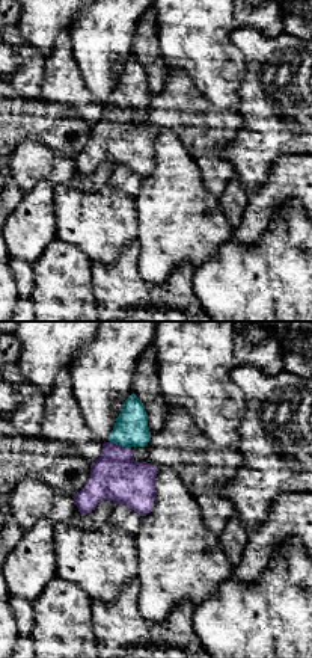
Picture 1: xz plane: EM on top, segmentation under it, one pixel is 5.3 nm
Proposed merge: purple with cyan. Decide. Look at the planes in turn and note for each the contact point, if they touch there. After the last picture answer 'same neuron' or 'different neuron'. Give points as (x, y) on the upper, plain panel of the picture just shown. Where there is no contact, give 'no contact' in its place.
(121, 107)

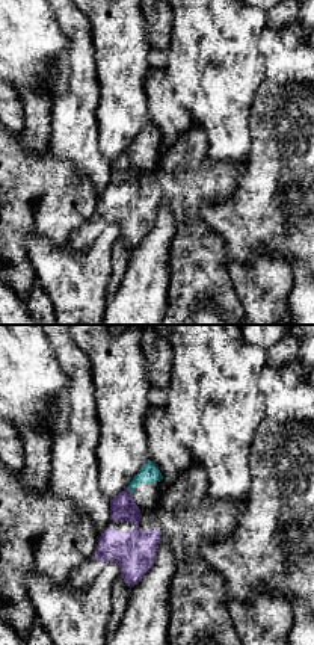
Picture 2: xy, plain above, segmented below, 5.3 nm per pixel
(129, 151)

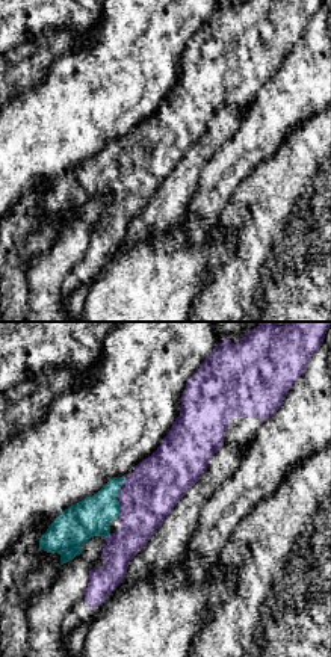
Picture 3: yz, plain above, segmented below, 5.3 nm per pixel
(120, 166)

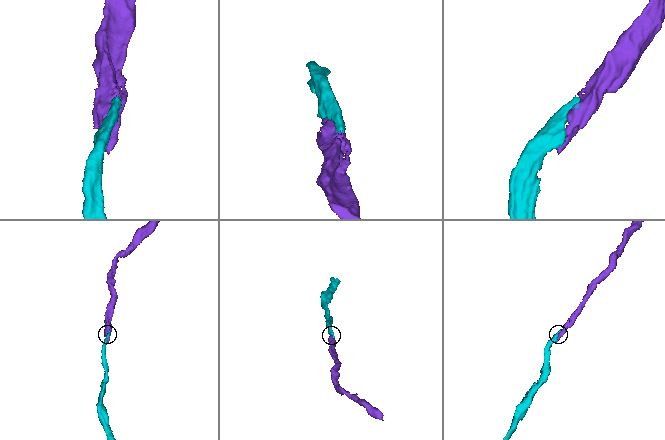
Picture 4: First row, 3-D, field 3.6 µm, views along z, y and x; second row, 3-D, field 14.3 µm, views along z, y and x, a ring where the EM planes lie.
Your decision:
same neuron

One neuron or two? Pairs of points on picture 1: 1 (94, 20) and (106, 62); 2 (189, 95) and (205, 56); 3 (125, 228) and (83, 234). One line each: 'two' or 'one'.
1: one
2: two
3: one

